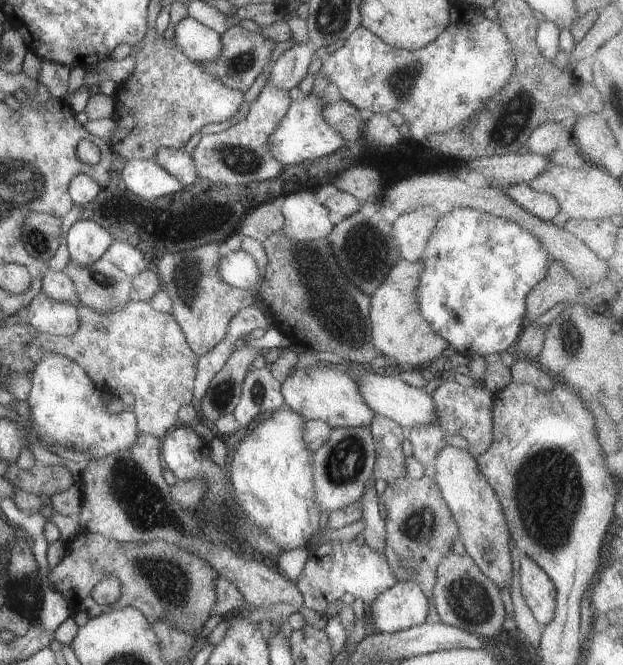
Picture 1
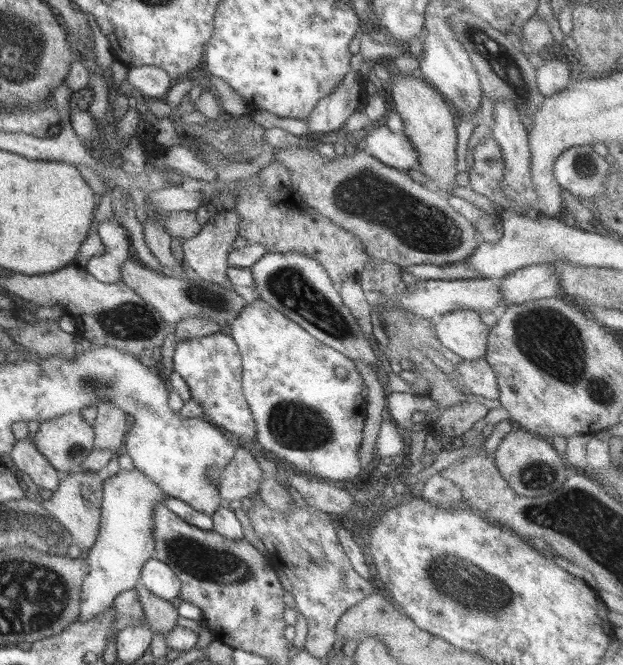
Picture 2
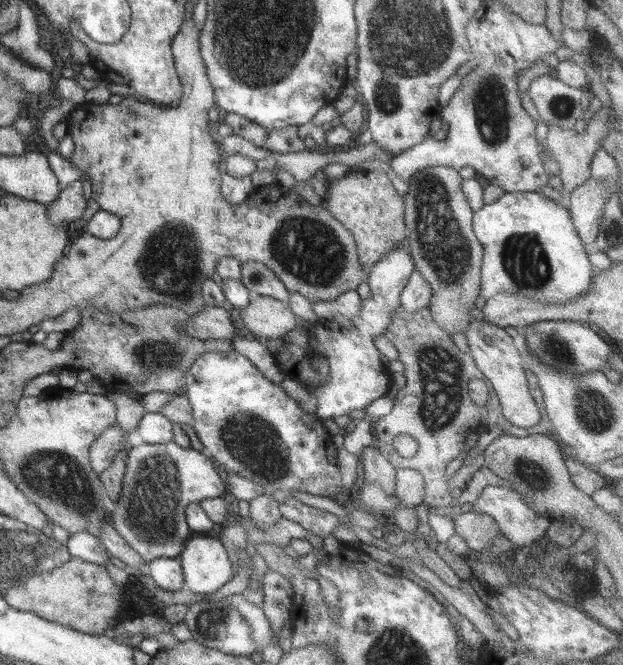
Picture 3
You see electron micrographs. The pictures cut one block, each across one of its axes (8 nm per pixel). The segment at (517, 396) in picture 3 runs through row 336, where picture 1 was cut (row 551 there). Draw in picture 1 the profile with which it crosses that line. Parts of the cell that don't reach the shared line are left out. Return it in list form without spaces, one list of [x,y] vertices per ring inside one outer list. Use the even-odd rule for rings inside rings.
[[[449,445],[439,451],[434,467],[436,482],[458,525],[466,553],[499,589],[510,589],[513,579],[511,536],[502,505],[491,484],[480,472],[477,460],[467,450]]]

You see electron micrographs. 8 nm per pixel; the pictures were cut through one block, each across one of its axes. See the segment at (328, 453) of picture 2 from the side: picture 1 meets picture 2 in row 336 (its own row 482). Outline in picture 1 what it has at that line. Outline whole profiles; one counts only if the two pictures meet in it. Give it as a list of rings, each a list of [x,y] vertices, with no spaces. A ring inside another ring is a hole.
[[[290,407],[273,411],[272,416],[266,420],[258,420],[250,427],[250,432],[238,444],[232,462],[229,463],[234,496],[240,510],[248,521],[256,525],[256,528],[259,528],[283,551],[308,546],[313,534],[321,530],[318,524],[321,512],[315,497],[313,479],[312,457],[315,451],[304,440],[307,420]]]

